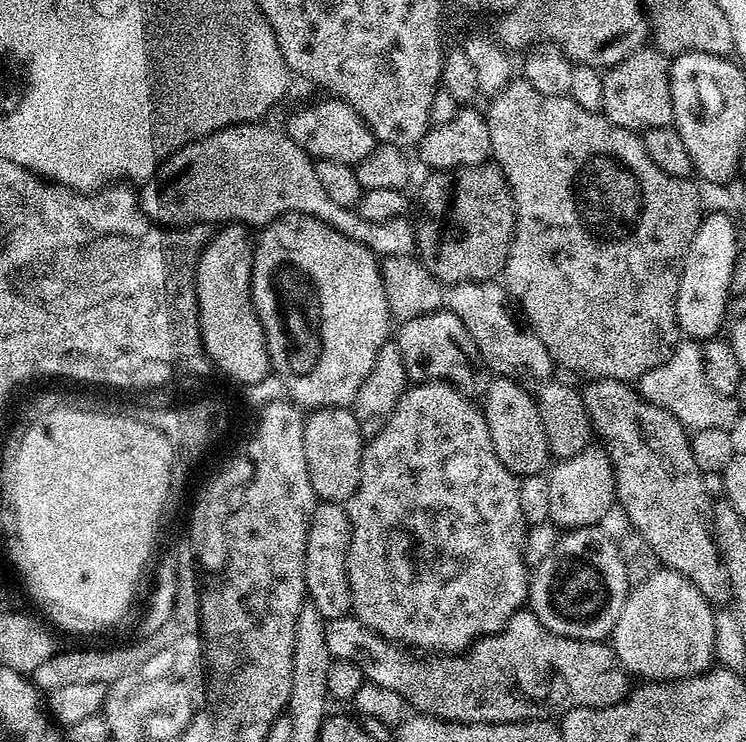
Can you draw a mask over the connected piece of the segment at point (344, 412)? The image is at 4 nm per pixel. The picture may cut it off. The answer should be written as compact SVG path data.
M351 407L317 408L307 413L304 422L304 445L306 446L306 466L310 470L310 482L317 497L324 502L347 502L356 493L360 481L360 467L366 437L360 432L358 418Z

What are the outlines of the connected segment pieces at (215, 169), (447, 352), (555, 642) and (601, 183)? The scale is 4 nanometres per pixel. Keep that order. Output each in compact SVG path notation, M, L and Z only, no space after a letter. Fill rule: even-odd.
M267 123L234 124L221 132L211 132L201 140L191 140L177 152L167 156L156 169L156 175L139 189L140 208L156 224L169 228L186 228L193 224L224 226L235 222L241 226L267 226L280 216L309 216L318 218L326 226L338 230L346 238L366 246L377 257L406 256L416 247L416 234L407 219L387 220L386 222L366 222L356 213L355 207L343 208L326 194L318 182L313 157L309 156L290 139L287 131L267 128Z
M447 310L422 314L418 318L403 321L395 329L394 343L402 354L402 366L406 366L409 381L427 382L442 380L452 385L469 398L482 398L490 383L490 373L484 366L484 359L470 338L470 330L462 326L462 318Z
M530 610L516 612L508 619L506 626L501 632L495 632L489 636L483 636L480 640L475 640L471 646L465 648L459 654L417 654L415 651L401 646L397 641L387 640L384 636L378 635L374 630L370 630L361 620L357 620L351 614L337 620L327 621L324 629L326 630L326 646L330 646L330 654L335 659L349 660L357 664L362 670L367 683L386 686L386 690L394 690L394 694L398 694L404 699L405 705L412 707L413 704L416 707L413 709L417 713L425 716L436 716L439 720L450 720L453 724L519 724L522 720L539 720L551 717L553 715L551 712L555 708L561 707L560 709L563 709L568 705L574 708L605 708L611 704L617 704L630 691L630 683L628 684L629 677L626 675L624 669L620 667L615 654L612 653L611 643L599 640L575 640L574 638L566 638L562 634L554 634L554 630L542 626L542 622Z
M513 78L506 88L487 101L486 119L492 147L491 159L504 171L506 182L516 200L516 233L508 251L508 261L504 263L502 280L509 297L520 303L527 327L535 332L542 346L546 346L546 350L559 367L561 364L562 367L584 376L583 378L593 380L636 382L642 374L654 370L654 366L662 366L662 362L672 357L672 349L678 343L678 282L684 269L686 250L702 219L696 180L683 176L668 176L652 161L650 154L646 154L643 139L631 128L620 128L610 123L608 117L599 111L591 112L572 99L571 95L543 96L524 79Z

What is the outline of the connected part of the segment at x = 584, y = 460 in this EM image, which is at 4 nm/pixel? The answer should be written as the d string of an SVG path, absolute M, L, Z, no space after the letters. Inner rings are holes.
M589 446L576 456L563 457L551 465L547 478L550 482L548 519L561 530L599 525L600 519L616 504L616 475L608 451L602 446Z

